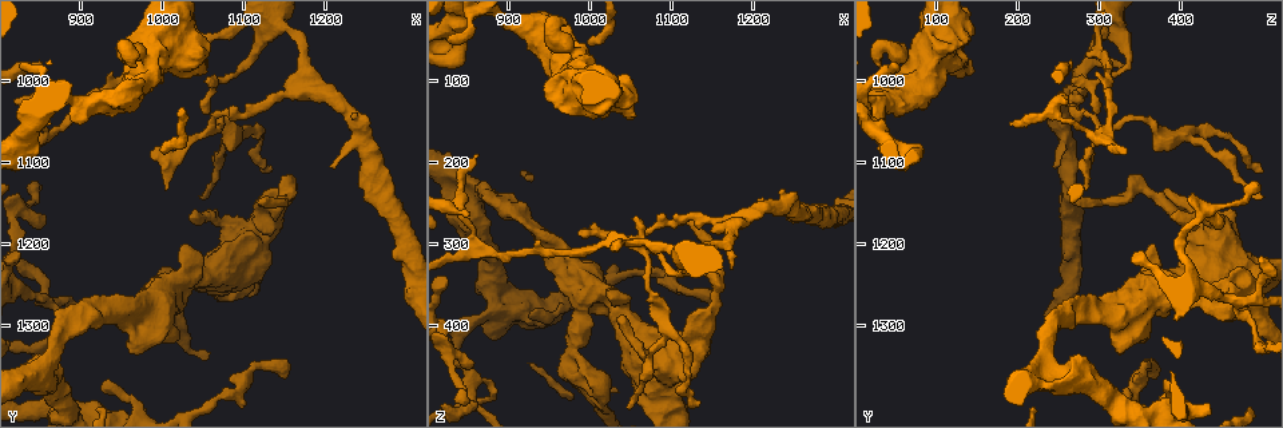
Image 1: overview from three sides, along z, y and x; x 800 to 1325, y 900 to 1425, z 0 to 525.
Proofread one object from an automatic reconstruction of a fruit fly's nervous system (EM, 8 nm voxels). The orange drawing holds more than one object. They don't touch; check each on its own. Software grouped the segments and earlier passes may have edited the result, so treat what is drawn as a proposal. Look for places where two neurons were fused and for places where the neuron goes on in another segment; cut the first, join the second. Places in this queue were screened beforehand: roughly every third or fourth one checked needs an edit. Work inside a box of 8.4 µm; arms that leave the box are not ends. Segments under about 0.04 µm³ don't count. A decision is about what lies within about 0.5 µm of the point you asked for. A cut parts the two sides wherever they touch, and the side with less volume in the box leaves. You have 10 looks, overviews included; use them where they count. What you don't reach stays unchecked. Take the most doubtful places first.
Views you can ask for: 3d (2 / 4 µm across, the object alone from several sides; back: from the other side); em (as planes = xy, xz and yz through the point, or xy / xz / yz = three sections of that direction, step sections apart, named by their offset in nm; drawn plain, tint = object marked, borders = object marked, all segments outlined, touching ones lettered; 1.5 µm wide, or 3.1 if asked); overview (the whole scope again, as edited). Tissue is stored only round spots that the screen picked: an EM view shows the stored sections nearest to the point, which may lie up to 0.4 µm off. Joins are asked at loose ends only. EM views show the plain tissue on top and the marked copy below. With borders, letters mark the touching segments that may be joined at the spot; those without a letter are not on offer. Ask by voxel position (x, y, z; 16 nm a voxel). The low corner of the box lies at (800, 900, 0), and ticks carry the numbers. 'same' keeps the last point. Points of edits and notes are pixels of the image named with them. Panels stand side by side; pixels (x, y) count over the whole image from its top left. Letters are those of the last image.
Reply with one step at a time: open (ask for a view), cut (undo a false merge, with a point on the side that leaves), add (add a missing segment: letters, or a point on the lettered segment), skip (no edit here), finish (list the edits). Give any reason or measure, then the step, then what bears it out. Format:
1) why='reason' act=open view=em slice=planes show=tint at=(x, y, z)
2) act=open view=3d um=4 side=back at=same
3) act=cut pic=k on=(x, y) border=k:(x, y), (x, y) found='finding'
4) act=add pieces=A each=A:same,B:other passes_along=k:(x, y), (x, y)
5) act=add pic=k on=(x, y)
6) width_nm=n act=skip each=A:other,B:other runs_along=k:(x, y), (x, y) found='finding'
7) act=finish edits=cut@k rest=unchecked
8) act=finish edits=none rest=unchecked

why='free end' act=open view=em slice=yz step=8 show=borders at=(855, 1175, 445)

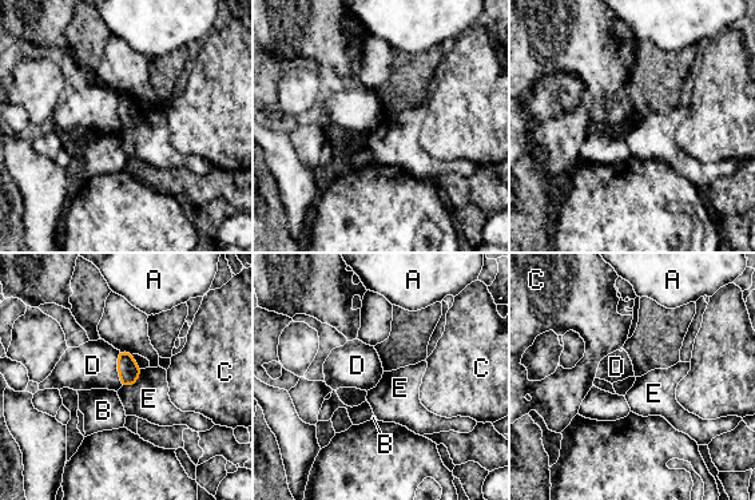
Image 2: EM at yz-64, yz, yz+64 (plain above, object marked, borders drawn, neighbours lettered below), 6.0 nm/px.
act=open view=em slice=planes show=borders at=same

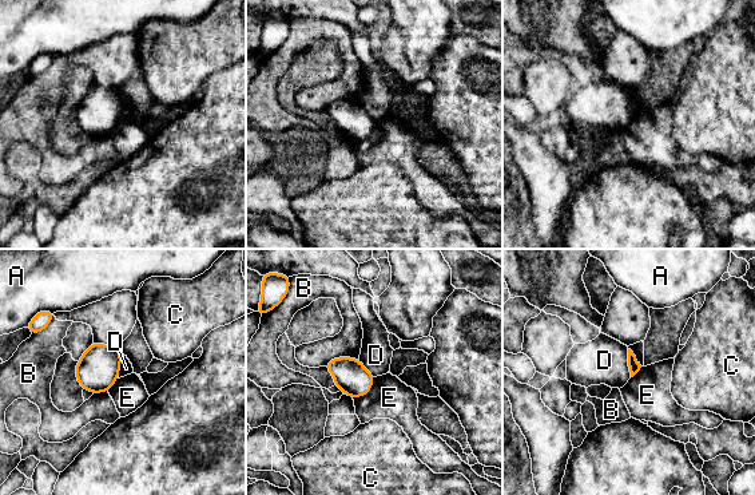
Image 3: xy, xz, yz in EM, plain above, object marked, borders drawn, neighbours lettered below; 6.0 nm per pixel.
act=skip each=A:other,B:other,C:other,D:other,E:other border=3:(376, 377), (366, 393), (353, 399) found='none of them fits'

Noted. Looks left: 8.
why='branch stops here' act=open view=3d um=2 at=(1135, 1115, 495)

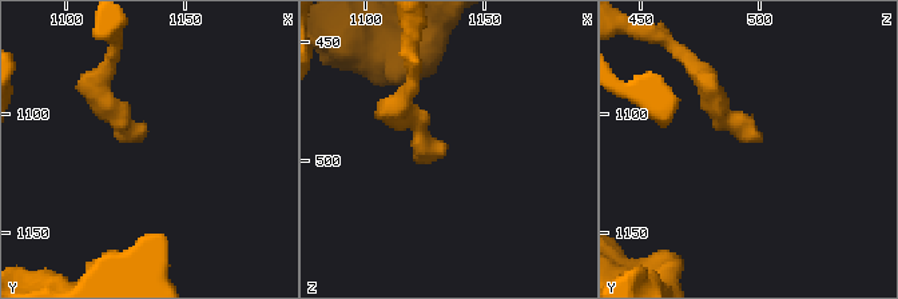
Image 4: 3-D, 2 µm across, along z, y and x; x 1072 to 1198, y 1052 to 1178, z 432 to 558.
why='shape alone is not enough' act=open view=em slice=planes show=borders at=(1132, 1112, 496)

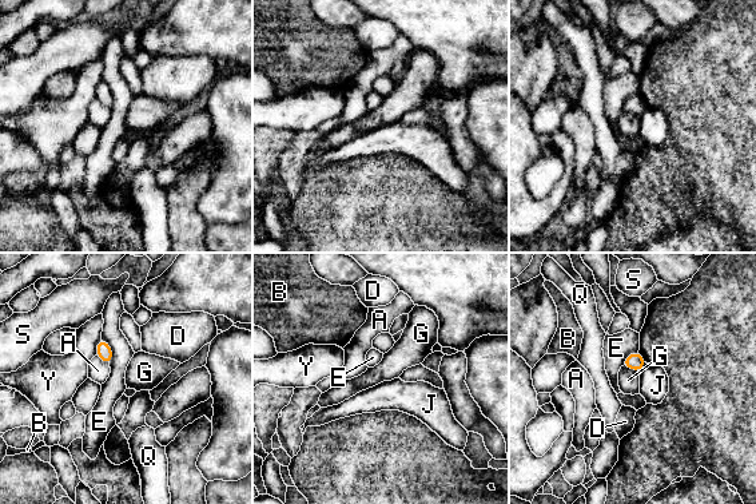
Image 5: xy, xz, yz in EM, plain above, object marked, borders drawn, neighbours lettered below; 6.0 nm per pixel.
act=skip each=A:other,B:other,D:other,E:other,G:other,J:other,Q:other,S:other,Y:other border=5:(645, 362), (639, 372) found='no lettered segment goes on from it'

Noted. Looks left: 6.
why='thick turns thin' act=open view=em slice=xy step=8 show=tint at=(1080, 1055, 365)

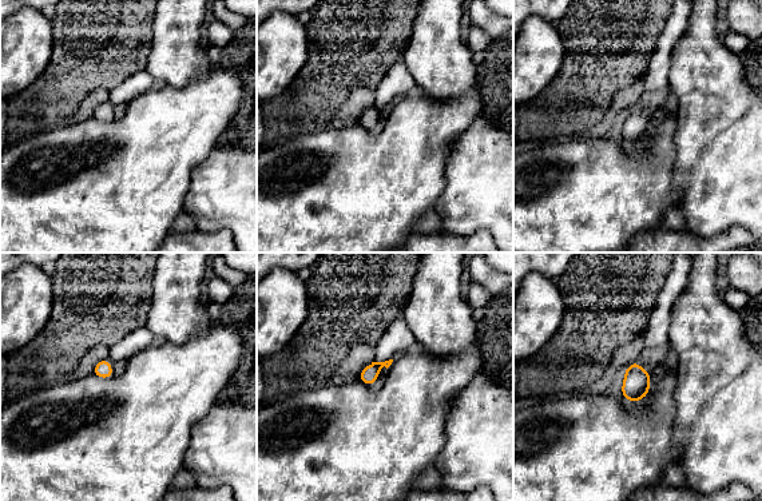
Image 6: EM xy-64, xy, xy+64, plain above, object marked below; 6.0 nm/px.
why='cut it another way' act=open view=em slice=planes show=borders at=same

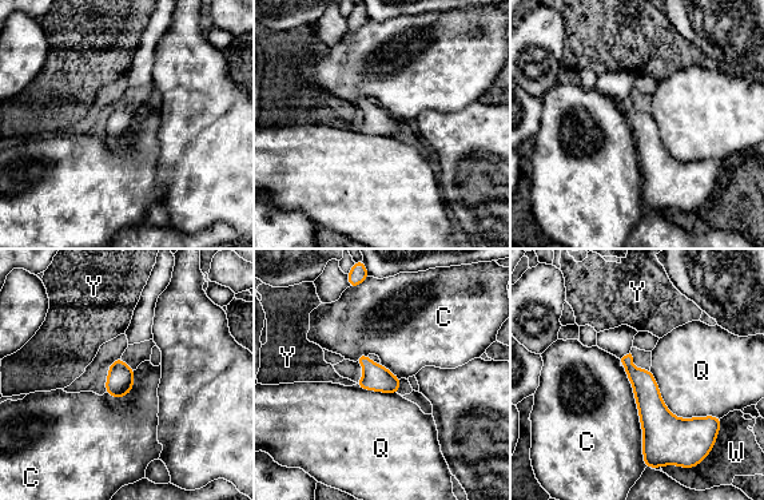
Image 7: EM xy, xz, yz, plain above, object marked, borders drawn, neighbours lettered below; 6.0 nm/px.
width_nm=160 act=skip each=C:other,Q:other,W:other,Y:other border=7:(623, 366), (636, 404), (645, 467) found='all the same neuron'

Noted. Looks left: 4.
why='arms part here' act=open view=3d um=4 at=(865, 1350, 235)

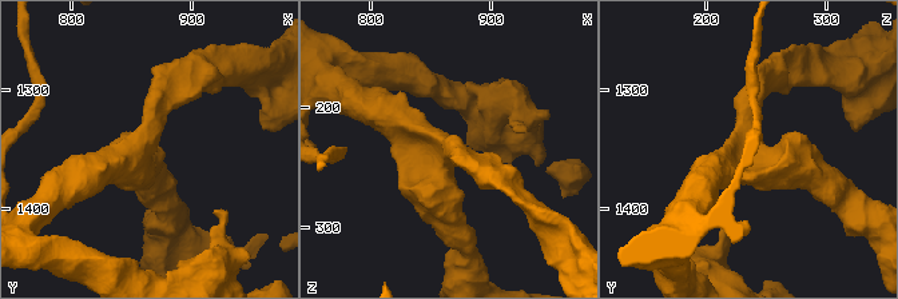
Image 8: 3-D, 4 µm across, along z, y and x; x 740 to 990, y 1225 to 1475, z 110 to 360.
arms=3 arm_widths_nm=280,380,500 act=open view=em slice=planes show=tint at=(860, 1350, 234)

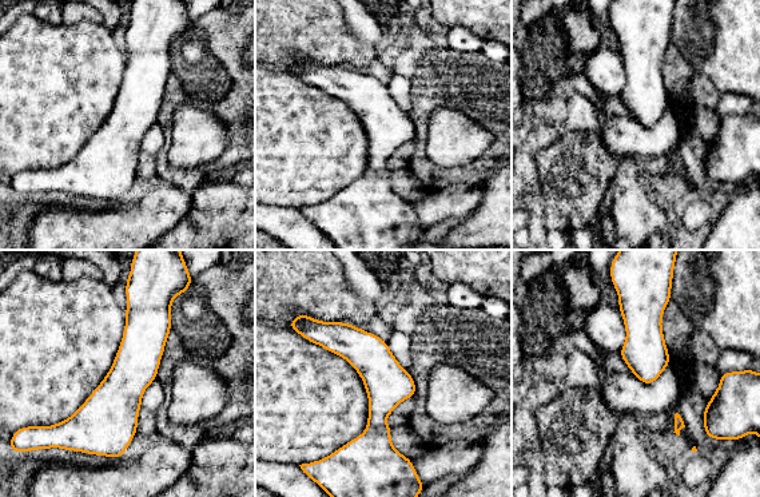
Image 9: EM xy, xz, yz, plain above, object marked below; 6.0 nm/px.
act=open view=em slice=planes show=borders at=same

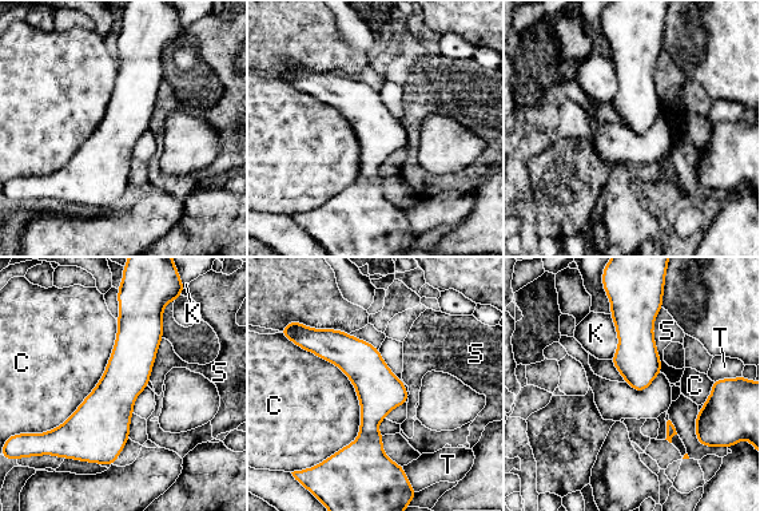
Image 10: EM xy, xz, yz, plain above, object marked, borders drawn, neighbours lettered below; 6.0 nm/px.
width_nm=90 act=skip each=C:other,K:other,S:other,T:other border=10:(293, 343), (359, 405), (322, 462) found='all the same neuron'

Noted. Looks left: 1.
act=finish edits=none rest=unchecked

